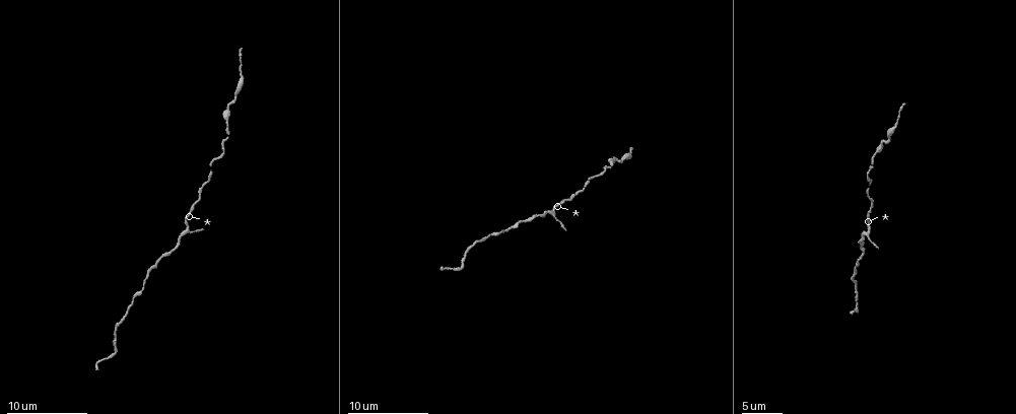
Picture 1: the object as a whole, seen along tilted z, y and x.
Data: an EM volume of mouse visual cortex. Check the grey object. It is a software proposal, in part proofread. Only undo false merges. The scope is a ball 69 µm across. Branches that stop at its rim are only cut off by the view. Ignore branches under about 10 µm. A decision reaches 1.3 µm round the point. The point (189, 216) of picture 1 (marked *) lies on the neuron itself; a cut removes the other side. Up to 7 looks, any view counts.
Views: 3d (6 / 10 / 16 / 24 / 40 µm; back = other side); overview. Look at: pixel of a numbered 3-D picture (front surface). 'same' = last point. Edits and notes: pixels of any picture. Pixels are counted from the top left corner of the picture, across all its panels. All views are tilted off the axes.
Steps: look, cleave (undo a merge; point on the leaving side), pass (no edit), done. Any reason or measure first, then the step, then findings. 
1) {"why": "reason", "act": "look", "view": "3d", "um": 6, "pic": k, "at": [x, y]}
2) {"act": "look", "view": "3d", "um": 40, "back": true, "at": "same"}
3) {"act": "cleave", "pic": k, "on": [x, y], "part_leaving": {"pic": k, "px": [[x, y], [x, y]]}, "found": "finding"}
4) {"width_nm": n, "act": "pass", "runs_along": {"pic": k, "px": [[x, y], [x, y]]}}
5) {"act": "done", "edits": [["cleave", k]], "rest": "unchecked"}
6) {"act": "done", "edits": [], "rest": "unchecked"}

{"why": "thick turns thin", "act": "look", "view": "3d", "um": 10, "pic": 1, "at": [868, 231]}

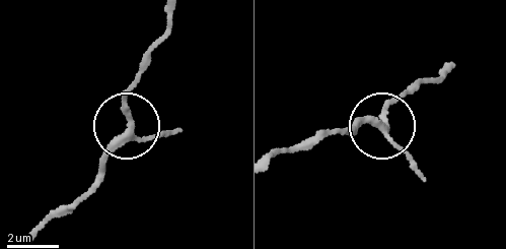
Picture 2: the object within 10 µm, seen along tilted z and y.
{"width_nm": 220, "act": "pass", "found": "one neuron here"}

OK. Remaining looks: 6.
{"why": "a narrow waist", "act": "look", "view": "3d", "um": 10, "pic": 1, "at": [871, 209]}

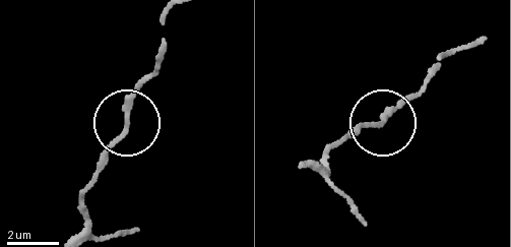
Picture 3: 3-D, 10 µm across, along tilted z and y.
{"act": "pass", "runs_along": {"pic": 3, "px": [[91, 187], [100, 158], [123, 132], [133, 89], [144, 76]]}, "found": "continuous, no second neuron"}

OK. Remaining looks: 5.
{"why": "thin neck", "act": "look", "view": "3d", "um": 10, "pic": 1, "at": [222, 151]}

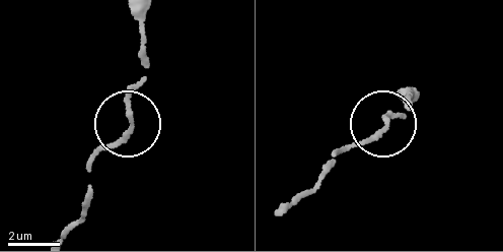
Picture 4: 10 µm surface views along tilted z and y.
{"act": "pass", "runs_along": {"pic": 4, "px": [[288, 208], [319, 181], [341, 149], [380, 131], [410, 101]]}, "found": "all the same neuron"}

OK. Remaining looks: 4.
{"why": "calibre changes", "act": "look", "view": "3d", "um": 10, "pic": 1, "at": [856, 260]}

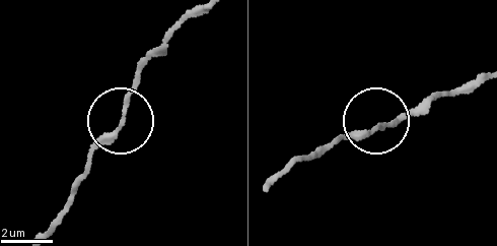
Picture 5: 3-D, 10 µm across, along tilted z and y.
{"act": "pass", "runs_along": {"pic": 5, "px": [[486, 79], [438, 96], [406, 120], [334, 141]]}, "found": "one neuron here"}

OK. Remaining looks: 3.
{"act": "done", "edits": [], "rest": "unchecked"}

